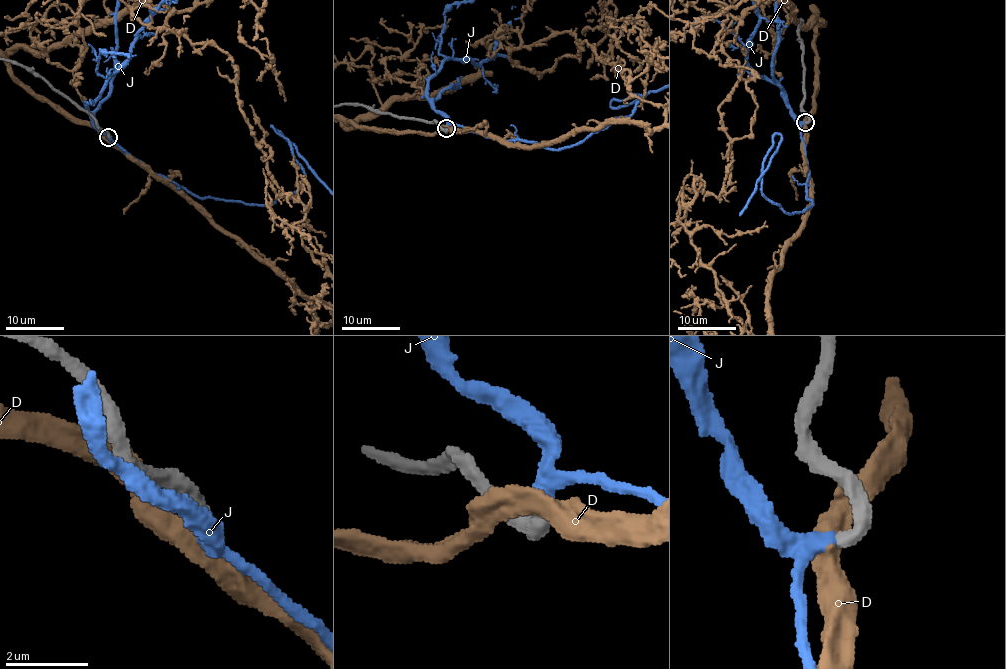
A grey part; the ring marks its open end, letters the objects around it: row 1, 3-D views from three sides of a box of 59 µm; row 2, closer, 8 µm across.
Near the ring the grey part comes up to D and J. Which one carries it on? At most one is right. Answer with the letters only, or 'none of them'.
J

